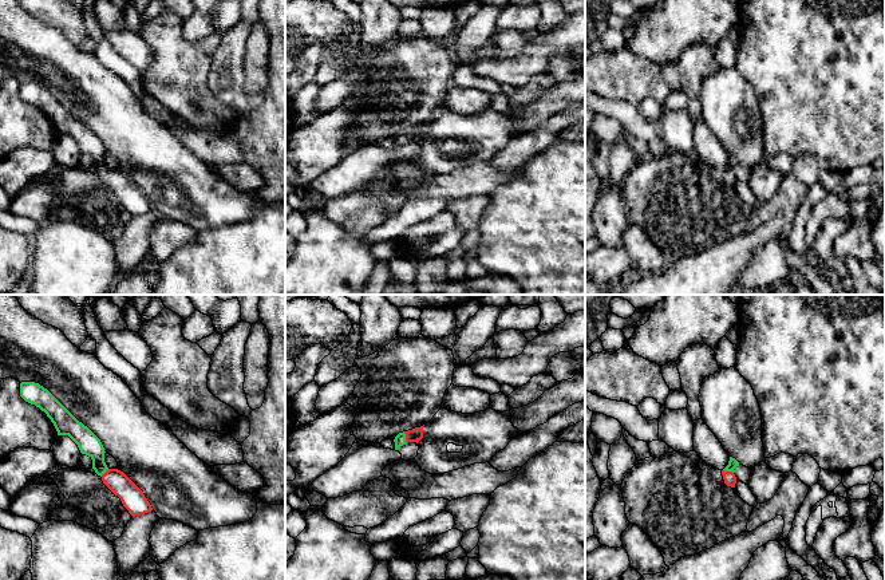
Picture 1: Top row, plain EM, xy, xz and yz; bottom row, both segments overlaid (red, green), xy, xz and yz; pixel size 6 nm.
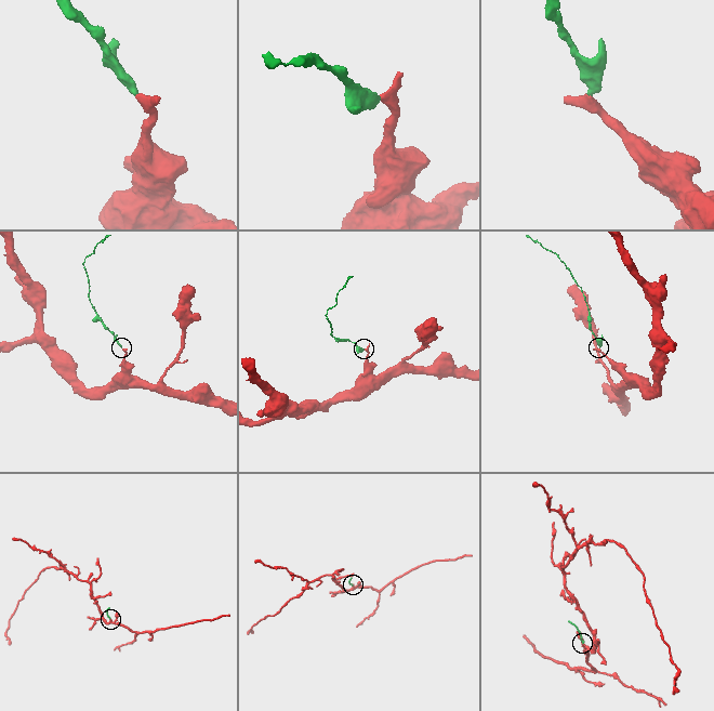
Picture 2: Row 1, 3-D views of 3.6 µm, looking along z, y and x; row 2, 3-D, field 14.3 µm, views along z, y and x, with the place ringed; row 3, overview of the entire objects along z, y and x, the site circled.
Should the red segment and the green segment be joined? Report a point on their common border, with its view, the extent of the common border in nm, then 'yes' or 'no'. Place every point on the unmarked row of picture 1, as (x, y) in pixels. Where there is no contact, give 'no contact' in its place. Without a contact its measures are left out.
xz (406, 137) | 80 nm | yes

